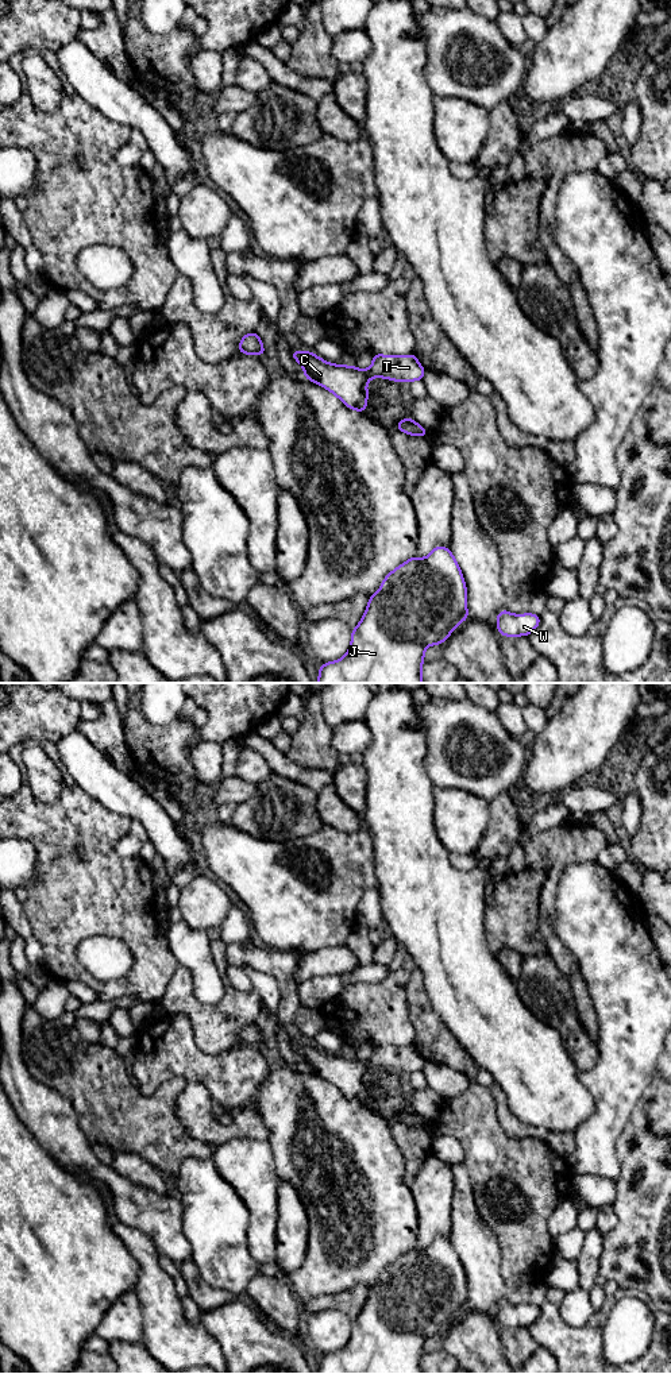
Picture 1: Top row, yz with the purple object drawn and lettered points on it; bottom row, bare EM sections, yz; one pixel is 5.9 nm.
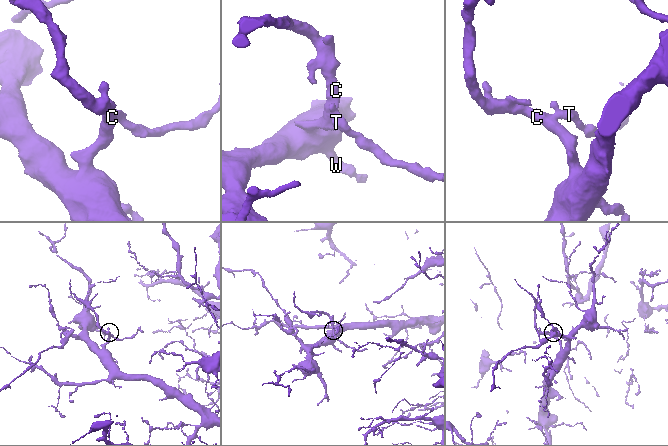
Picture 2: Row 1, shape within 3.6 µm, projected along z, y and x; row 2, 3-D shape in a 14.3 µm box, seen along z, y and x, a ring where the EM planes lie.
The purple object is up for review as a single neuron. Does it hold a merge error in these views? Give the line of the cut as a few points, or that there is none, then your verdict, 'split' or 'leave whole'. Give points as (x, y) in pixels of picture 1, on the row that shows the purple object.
cut none; leave whole

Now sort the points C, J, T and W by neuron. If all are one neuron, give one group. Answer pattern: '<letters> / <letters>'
C J T W

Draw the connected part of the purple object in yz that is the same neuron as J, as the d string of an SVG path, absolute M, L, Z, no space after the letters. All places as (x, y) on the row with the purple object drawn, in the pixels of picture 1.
M437 545L424 559L414 555L389 572L379 590L369 597L367 609L351 632L348 652L336 661L320 664L317 683L424 683L421 665L425 661L425 648L446 641L452 630L466 620L468 620L467 588L450 548Z

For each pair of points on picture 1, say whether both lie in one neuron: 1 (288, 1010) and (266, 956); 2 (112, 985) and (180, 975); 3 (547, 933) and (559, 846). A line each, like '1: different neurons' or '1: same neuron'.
1: same neuron
2: different neurons
3: same neuron

